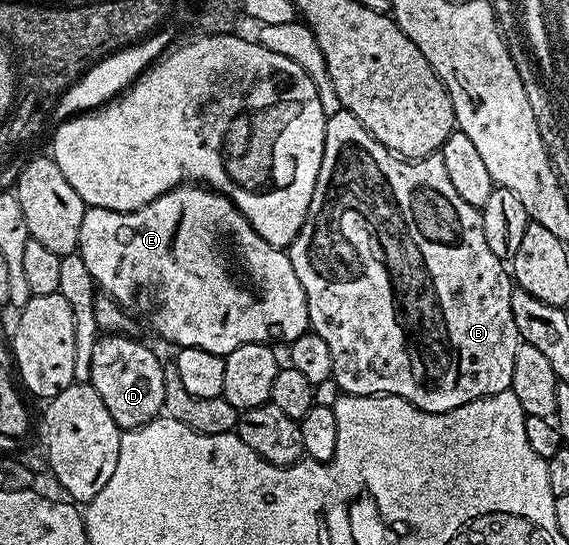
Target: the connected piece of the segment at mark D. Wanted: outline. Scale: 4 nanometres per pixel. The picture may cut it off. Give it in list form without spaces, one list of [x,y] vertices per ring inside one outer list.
[[[102,333],[95,340],[91,355],[88,385],[99,392],[99,400],[107,404],[111,420],[123,432],[152,422],[163,411],[163,372],[165,366],[149,346],[129,334]]]

